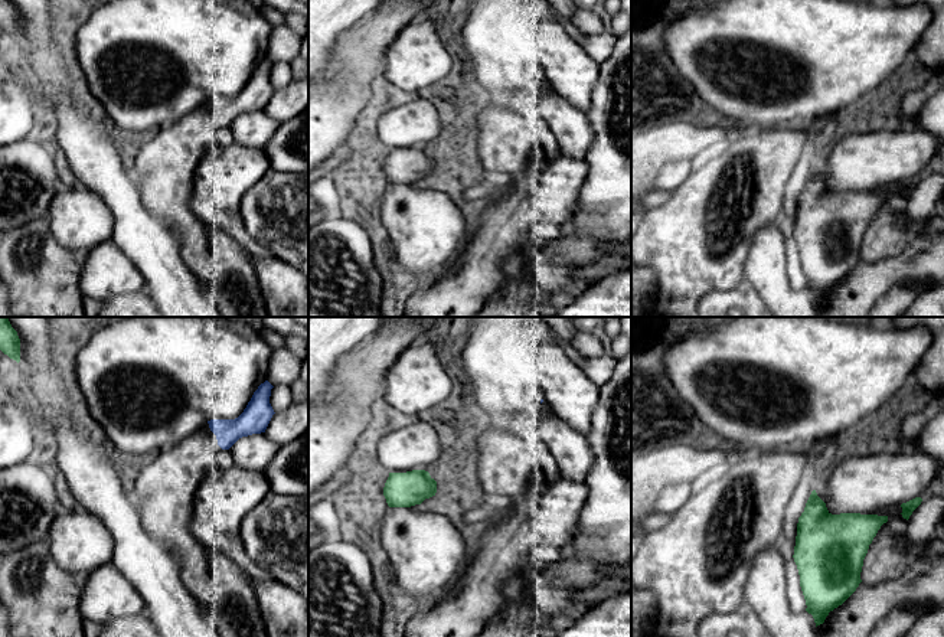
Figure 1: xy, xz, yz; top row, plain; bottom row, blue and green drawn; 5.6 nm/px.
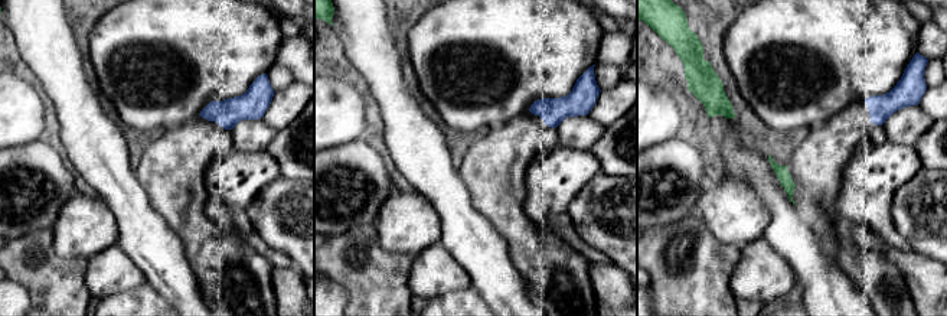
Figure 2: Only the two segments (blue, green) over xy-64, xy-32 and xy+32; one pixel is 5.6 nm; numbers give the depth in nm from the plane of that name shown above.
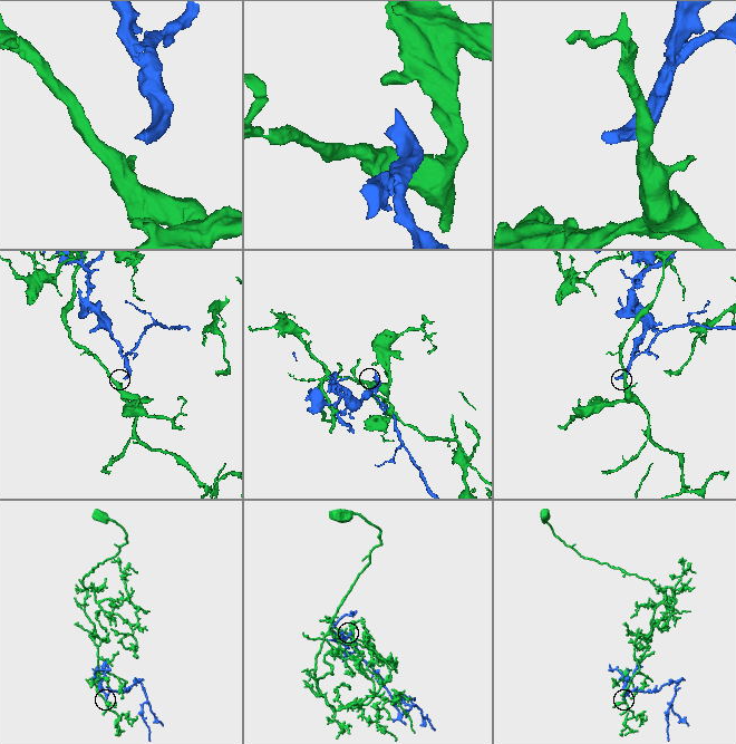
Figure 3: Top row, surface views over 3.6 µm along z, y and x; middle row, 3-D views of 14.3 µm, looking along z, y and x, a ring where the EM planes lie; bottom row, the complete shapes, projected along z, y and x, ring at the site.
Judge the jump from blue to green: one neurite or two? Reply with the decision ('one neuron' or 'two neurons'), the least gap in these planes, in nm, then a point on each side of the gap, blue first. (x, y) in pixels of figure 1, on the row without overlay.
two neurons | 1100 nm | xy (208, 98), (19, 38)

